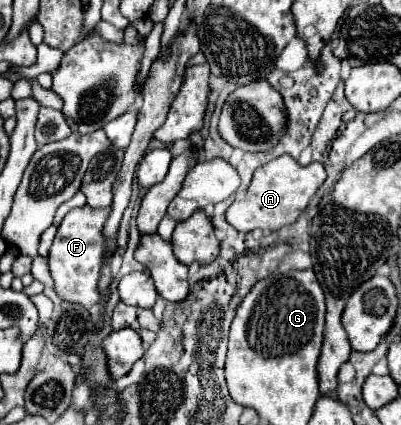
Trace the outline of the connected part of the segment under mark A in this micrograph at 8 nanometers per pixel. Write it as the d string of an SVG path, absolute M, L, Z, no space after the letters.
M280 156L260 166L254 172L252 182L246 190L246 198L232 202L232 206L226 210L226 220L238 232L252 232L256 228L280 230L282 226L292 224L302 214L308 200L314 196L314 192L322 186L324 180L326 180L326 170L320 162L312 162L310 166L300 166L294 158Z

